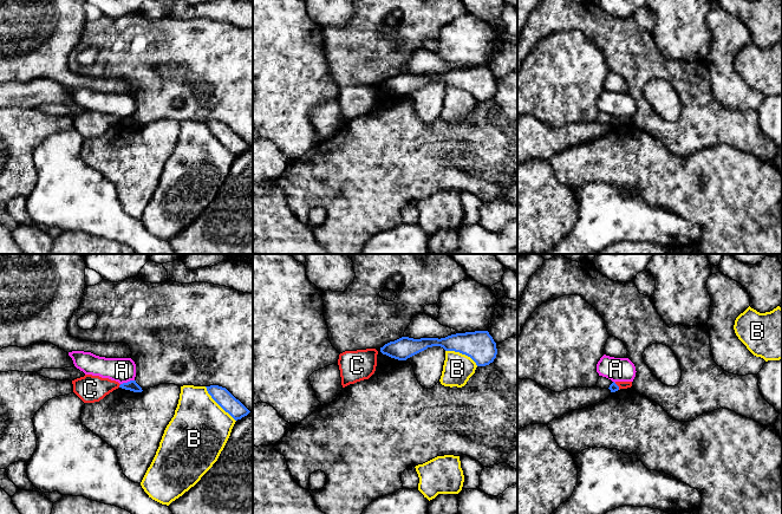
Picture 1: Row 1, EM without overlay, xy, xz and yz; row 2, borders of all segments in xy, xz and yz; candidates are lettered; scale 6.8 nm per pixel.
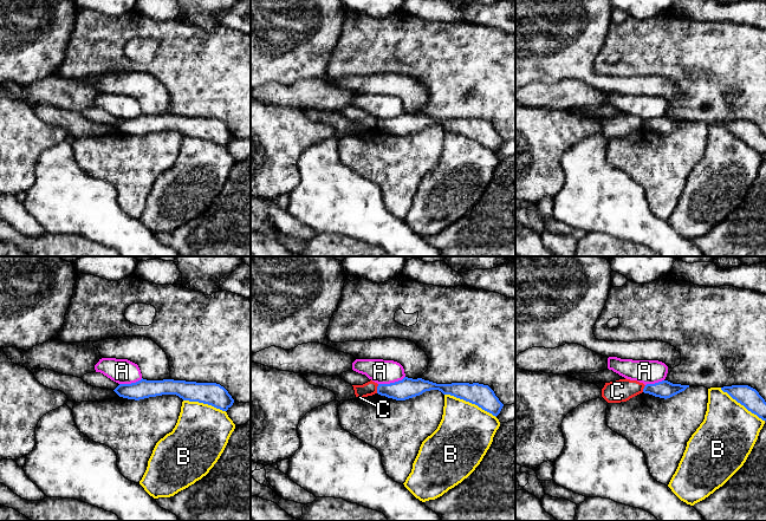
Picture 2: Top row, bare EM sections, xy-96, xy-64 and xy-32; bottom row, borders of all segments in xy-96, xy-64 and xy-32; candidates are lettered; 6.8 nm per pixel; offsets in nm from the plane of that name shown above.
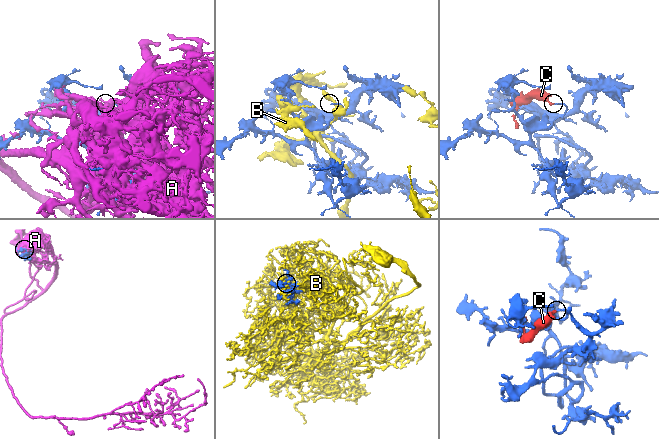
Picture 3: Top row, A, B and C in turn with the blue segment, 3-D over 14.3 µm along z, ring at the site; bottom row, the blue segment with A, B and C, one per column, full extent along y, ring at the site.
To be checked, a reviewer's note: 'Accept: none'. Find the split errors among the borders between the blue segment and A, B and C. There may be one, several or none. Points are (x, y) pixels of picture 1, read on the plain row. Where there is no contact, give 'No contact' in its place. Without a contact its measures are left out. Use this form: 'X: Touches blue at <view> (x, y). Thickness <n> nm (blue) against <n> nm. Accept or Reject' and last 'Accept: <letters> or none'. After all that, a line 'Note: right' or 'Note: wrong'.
A: Touches blue at xy (126, 118). Thickness 70 nm (blue) against 170 nm. Reject
B: Touches blue at xy (219, 140). Thickness 120 nm (blue) against 400 nm. Reject
C: Touches blue at xy (119, 121). Thickness 70 nm (blue) against 190 nm. Reject
Accept: none
Note: right

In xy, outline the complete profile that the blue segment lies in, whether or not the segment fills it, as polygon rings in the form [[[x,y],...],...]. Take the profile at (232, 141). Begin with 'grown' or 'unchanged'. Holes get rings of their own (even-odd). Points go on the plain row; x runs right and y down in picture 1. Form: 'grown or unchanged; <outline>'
unchanged; [[[210,121],[206,123],[211,134],[235,156],[241,155],[250,148],[226,123],[219,121]]]

